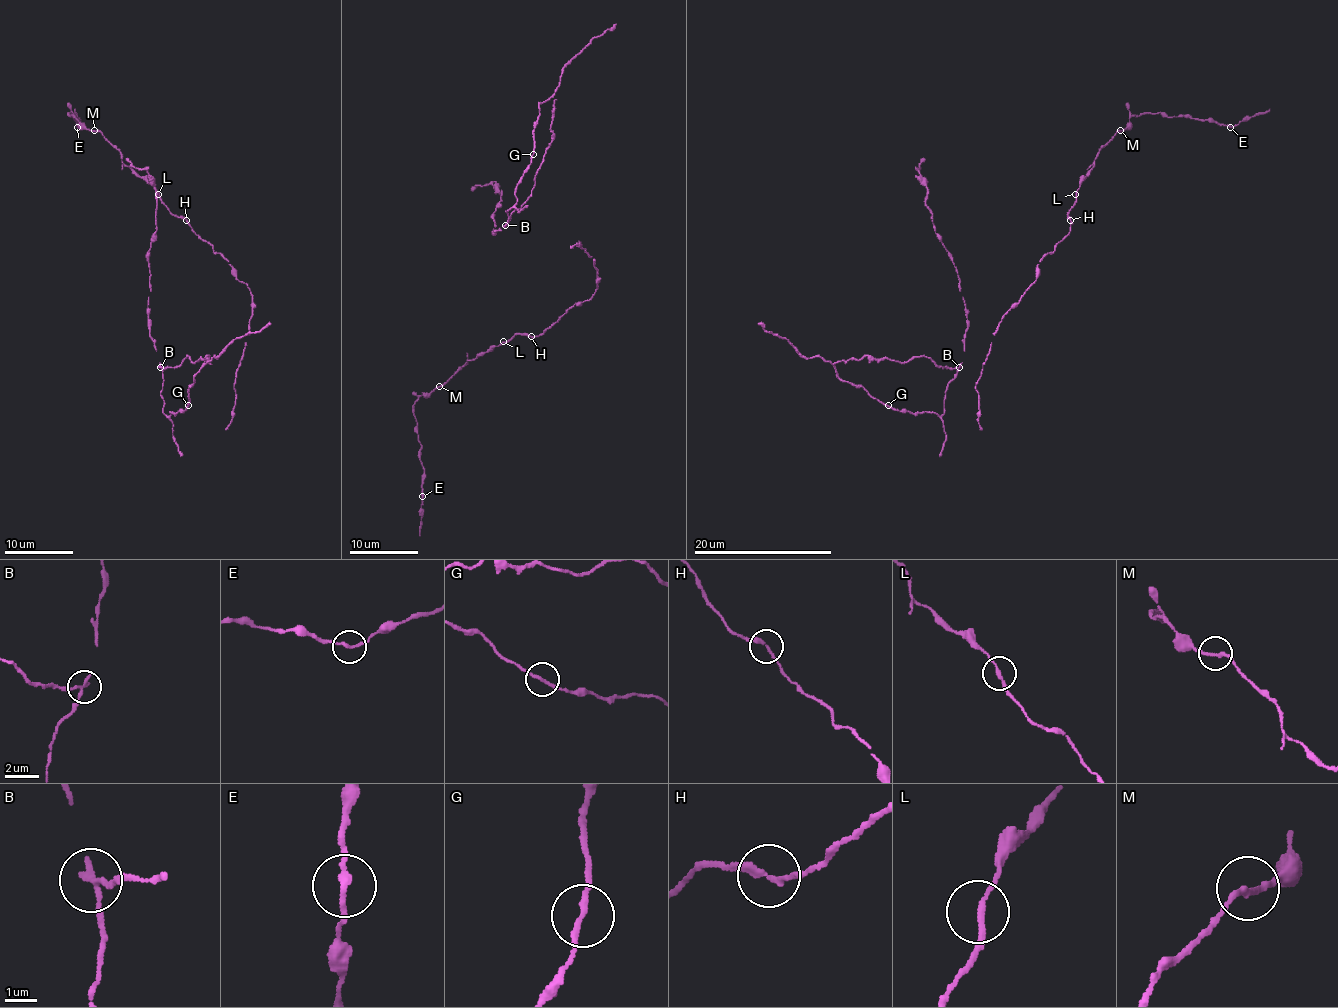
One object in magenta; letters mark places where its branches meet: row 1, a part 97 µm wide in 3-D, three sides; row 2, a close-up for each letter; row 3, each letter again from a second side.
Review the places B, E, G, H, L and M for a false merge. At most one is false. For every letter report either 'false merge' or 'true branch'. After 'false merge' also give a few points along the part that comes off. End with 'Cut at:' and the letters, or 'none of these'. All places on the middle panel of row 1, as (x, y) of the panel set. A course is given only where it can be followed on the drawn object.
B: false merge | (505, 226), (533, 189), (553, 134), (550, 127), (553, 103), (557, 100)
E: true branch
G: true branch
H: true branch
L: true branch
M: true branch
Cut at: B

